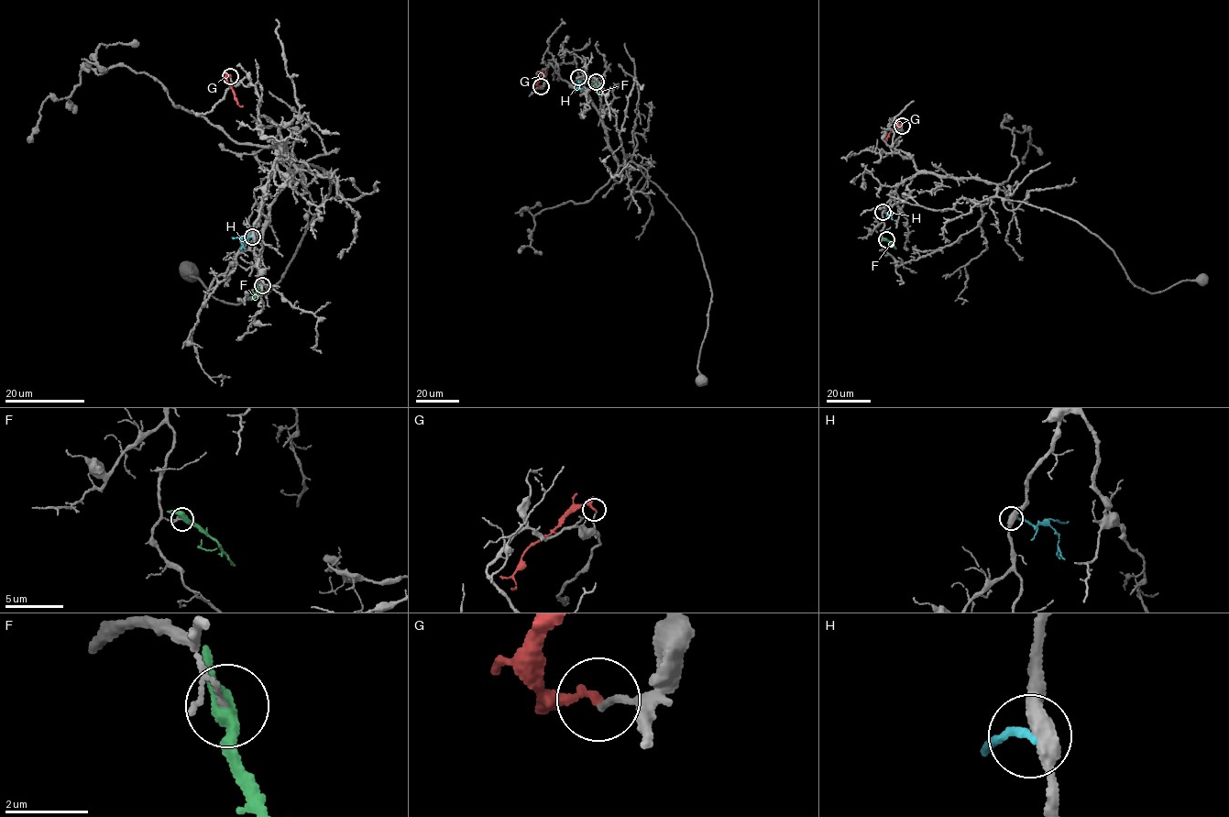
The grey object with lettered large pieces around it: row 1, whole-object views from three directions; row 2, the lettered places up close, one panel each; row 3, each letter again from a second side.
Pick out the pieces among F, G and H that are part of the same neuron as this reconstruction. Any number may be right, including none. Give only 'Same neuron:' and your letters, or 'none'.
Same neuron: none

